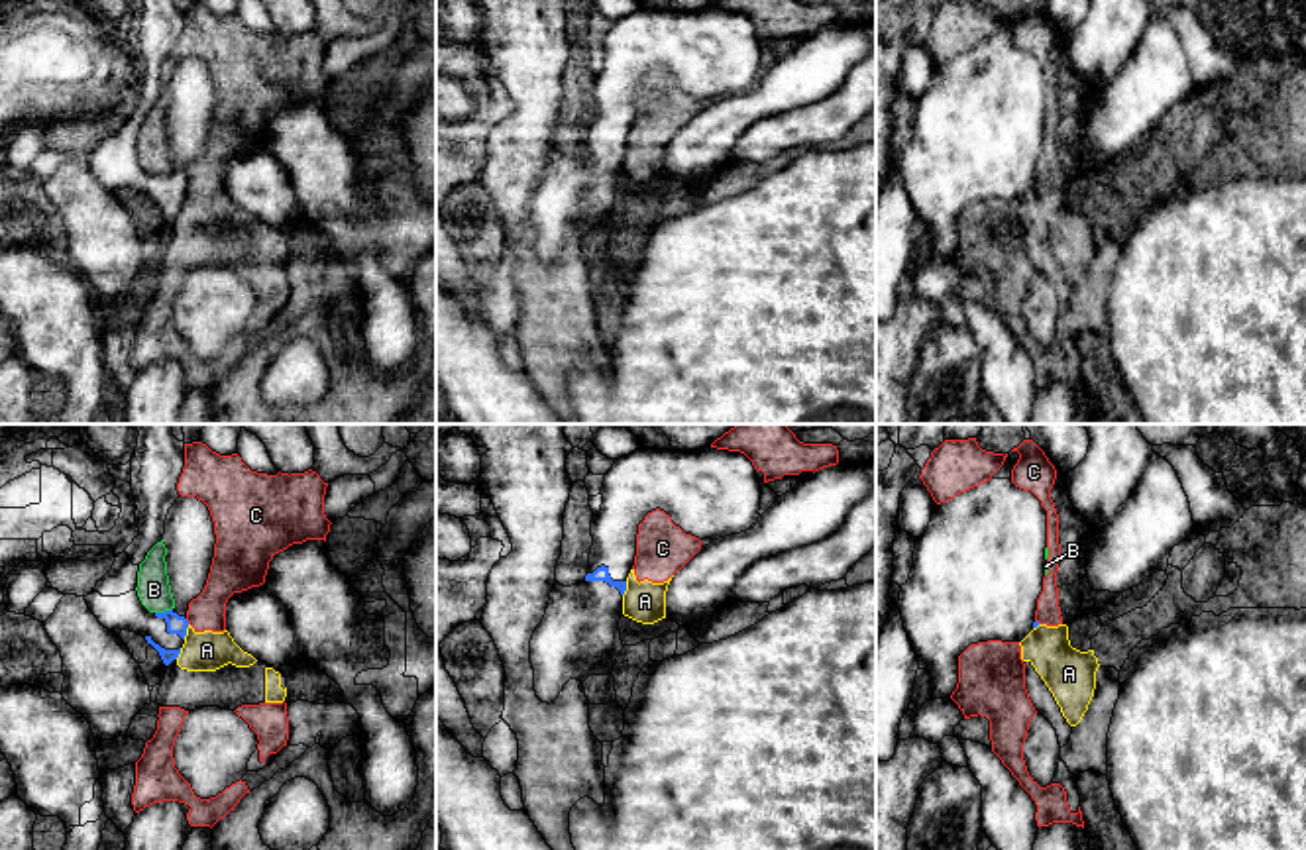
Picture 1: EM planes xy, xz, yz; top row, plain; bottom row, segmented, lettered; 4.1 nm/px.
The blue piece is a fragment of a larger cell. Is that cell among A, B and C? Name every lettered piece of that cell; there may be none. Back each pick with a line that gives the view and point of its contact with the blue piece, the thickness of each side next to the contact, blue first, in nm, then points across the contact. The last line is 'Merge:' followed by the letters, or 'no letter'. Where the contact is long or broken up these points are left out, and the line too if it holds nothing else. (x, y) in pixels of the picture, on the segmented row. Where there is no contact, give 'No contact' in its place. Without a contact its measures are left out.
Merge: no letter

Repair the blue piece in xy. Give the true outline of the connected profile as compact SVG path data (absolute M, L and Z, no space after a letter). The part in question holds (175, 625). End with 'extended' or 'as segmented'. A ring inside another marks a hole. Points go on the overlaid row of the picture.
M145 424L139 430L137 446L132 455L132 491L136 501L136 526L139 536L118 554L112 569L96 583L96 587L84 597L88 609L98 622L120 634L130 630L141 634L151 644L165 665L179 658L185 644L189 620L189 603L196 599L208 579L214 558L214 522L208 506L196 497L181 497L177 491L179 477L185 467L185 442L173 436L171 424ZM163 542L167 548L167 575L175 607L165 612L149 612L137 597L137 571L147 552Z; extended

